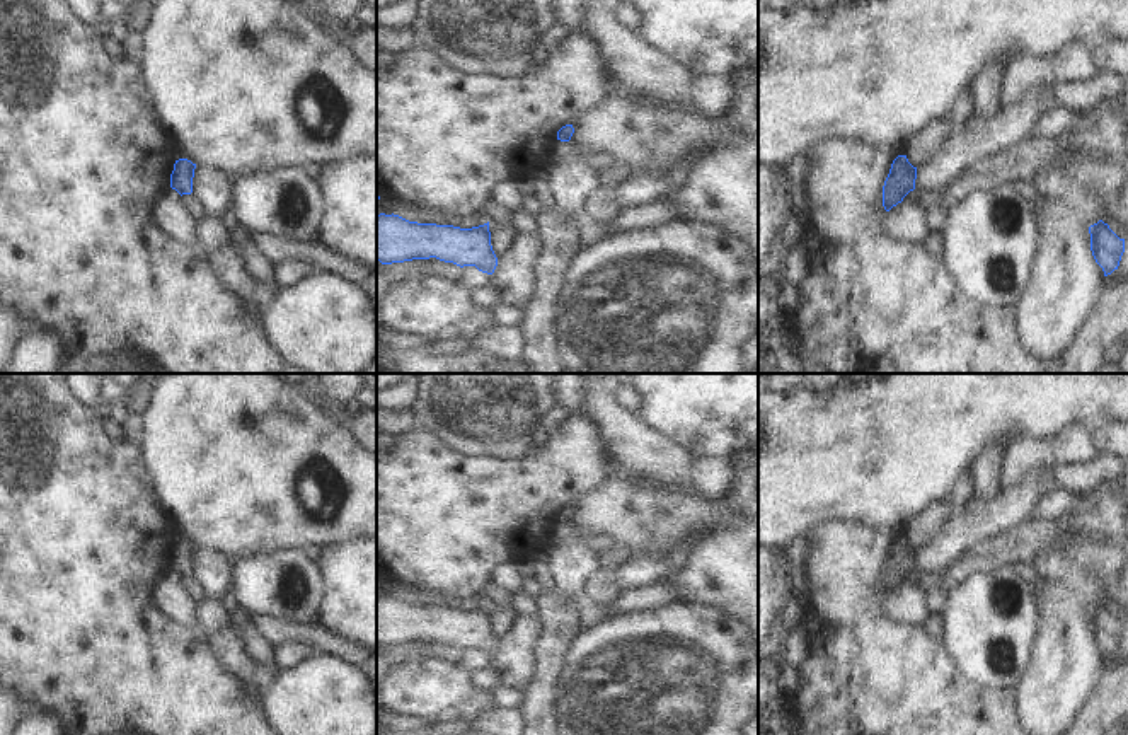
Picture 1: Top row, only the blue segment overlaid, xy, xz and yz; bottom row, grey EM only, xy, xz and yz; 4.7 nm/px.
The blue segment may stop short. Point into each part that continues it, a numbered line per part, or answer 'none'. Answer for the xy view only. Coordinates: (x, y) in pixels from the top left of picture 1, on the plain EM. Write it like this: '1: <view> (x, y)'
none

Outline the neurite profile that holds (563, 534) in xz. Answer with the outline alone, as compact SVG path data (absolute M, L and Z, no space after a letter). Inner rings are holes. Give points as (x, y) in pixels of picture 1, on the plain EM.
M557 522L557 525L552 530L552 541L550 544L554 546L564 546L569 542L574 542L581 537L581 532L576 525L569 524L561 524Z

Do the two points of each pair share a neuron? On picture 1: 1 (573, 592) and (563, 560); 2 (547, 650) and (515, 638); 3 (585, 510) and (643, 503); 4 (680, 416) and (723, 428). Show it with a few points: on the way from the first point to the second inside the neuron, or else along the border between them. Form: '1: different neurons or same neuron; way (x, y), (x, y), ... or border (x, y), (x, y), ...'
1: same neuron; way (571, 584), (571, 568)
2: different neurons; border (539, 616), (537, 674), (527, 686)
3: same neuron; way (598, 512), (629, 512)
4: same neuron; way (690, 416), (713, 418)

